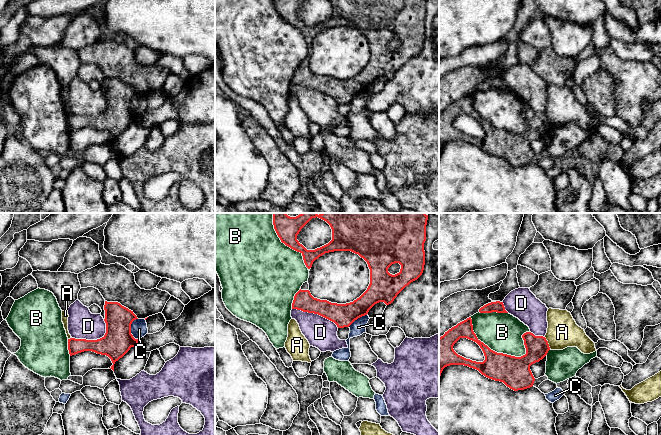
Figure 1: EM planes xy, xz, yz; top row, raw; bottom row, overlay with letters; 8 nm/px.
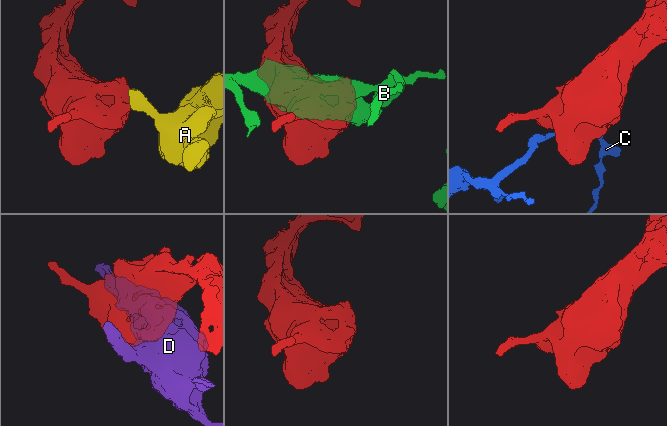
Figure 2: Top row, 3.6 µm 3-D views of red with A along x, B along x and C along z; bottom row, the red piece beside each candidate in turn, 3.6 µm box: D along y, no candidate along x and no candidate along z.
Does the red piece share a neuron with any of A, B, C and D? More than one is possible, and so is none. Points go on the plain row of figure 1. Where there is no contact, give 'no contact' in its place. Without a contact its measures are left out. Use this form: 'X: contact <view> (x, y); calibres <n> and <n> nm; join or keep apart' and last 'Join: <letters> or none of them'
A: contact yz (547, 119); calibres 190 and 260 nm; keep apart
B: contact yz (492, 126); calibres 240 and 320 nm; keep apart
C: contact xy (130, 104); calibres 240 and 130 nm; keep apart
D: contact xy (95, 116); calibres 240 and 240 nm; keep apart
Join: none of them

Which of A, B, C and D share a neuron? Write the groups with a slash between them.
A / B / C / D

